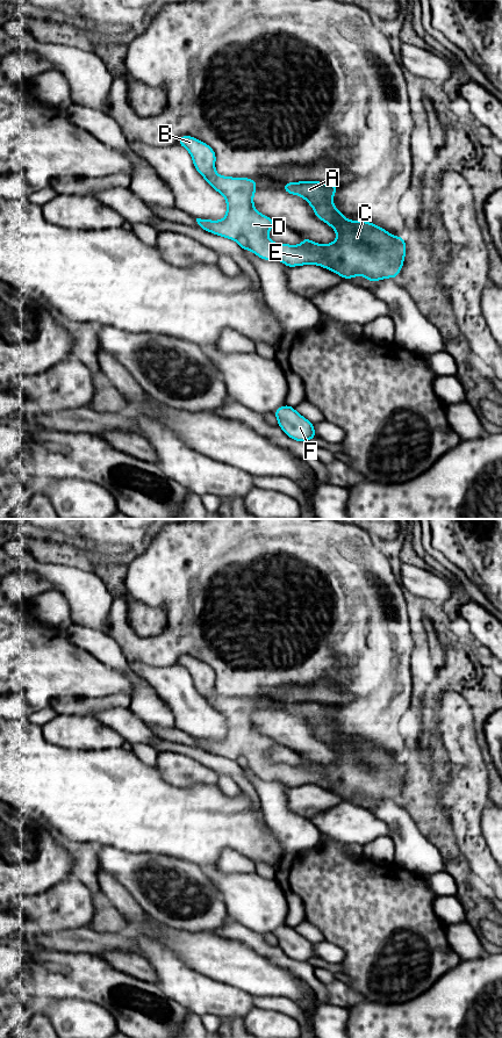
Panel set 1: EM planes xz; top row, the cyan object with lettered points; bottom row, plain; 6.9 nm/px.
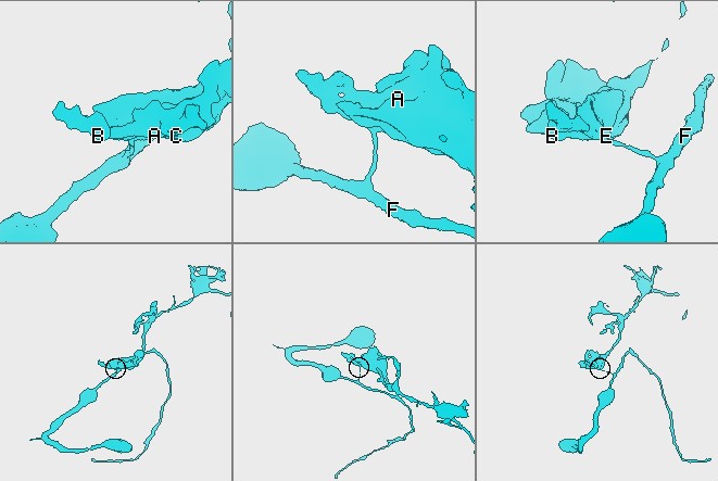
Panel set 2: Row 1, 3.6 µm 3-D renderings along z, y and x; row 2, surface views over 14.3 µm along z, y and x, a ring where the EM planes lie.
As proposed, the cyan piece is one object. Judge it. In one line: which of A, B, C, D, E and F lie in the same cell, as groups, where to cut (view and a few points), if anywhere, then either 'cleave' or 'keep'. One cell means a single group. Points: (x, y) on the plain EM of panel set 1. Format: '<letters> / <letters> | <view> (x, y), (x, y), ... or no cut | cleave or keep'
A B C D E / F | xz (235, 759), (243, 756), (250, 769) | cleave

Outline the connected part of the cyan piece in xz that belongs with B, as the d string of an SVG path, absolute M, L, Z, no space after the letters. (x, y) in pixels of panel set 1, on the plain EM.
M181 656L178 659L178 664L187 669L196 691L227 720L225 737L221 741L196 738L201 749L231 761L244 756L248 759L250 771L256 776L263 780L280 780L287 787L320 785L343 796L345 800L361 795L372 802L385 798L395 799L399 795L406 777L404 757L395 757L379 745L367 741L347 741L332 725L334 714L338 709L337 706L320 701L287 702L282 706L285 712L302 716L313 727L315 736L335 749L337 755L336 762L322 765L302 757L303 763L301 765L272 763L268 759L268 750L277 745L277 743L254 729L253 714L257 709L257 701L248 698L218 695L215 692L216 675L214 670L193 656Z

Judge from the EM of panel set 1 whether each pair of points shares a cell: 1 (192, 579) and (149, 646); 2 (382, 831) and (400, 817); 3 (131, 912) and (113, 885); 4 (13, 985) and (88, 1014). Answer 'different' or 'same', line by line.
1: same
2: different
3: same
4: different

